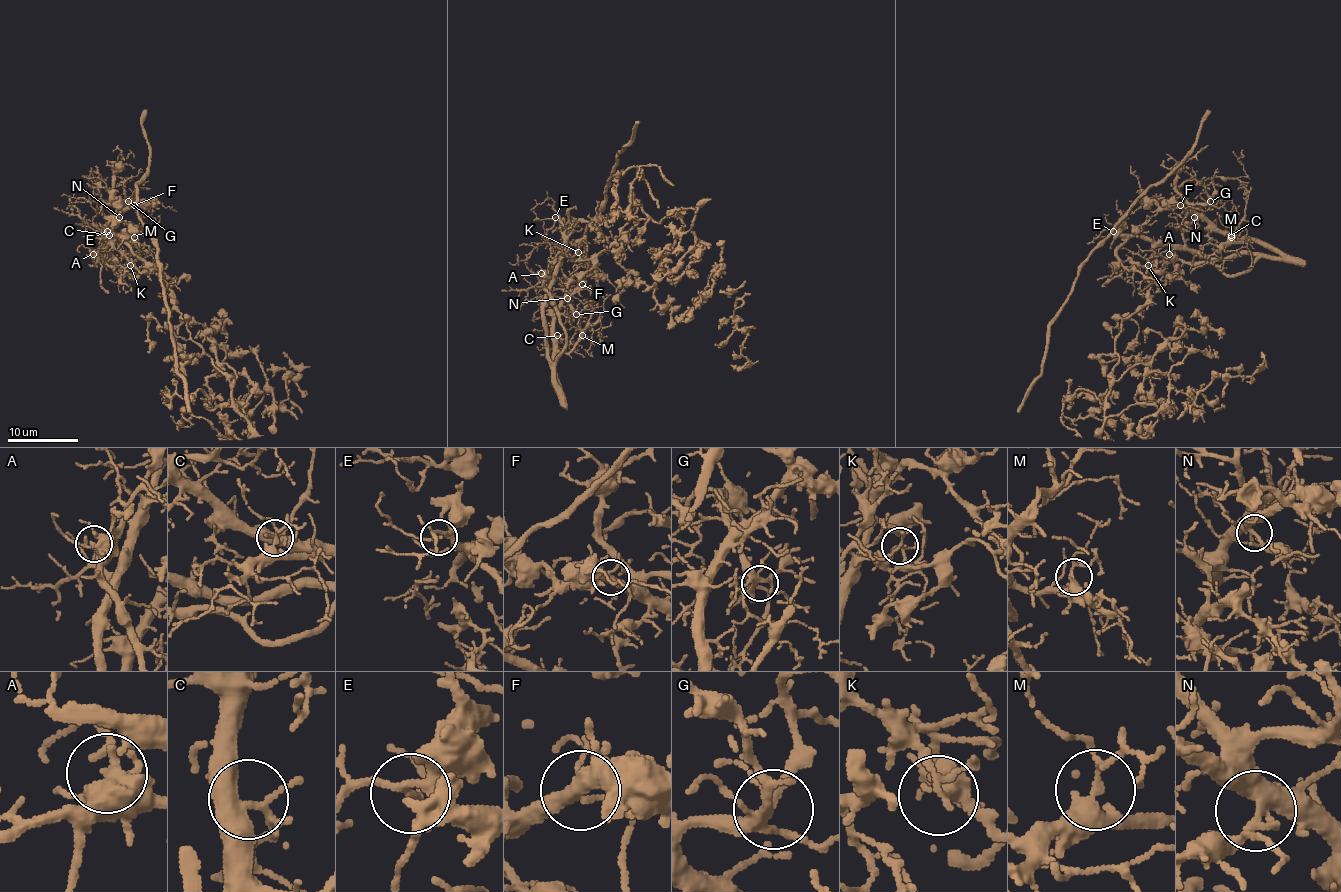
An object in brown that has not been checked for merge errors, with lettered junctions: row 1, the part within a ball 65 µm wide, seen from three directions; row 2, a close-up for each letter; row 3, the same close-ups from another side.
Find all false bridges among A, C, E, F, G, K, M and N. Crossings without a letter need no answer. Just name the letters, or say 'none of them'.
K

